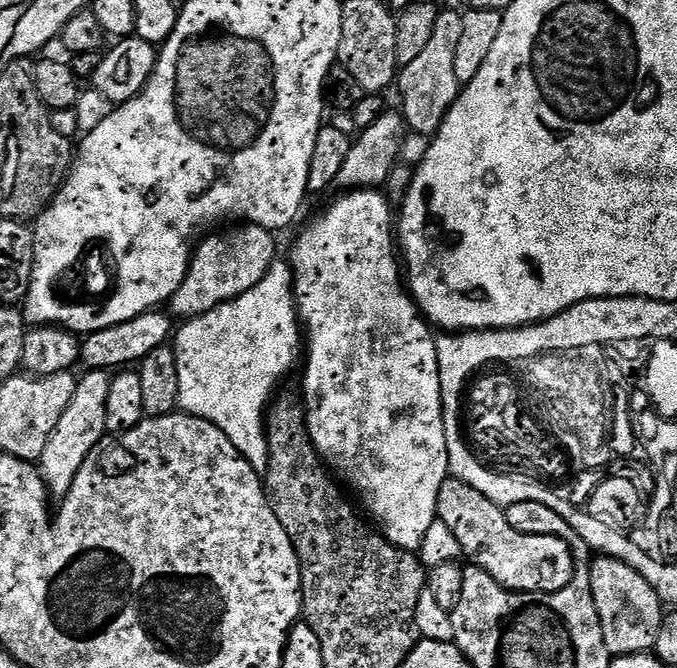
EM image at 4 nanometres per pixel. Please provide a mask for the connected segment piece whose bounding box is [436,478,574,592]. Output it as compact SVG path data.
M449 478L445 480L442 490L438 490L438 506L436 515L446 526L450 526L454 538L458 538L458 546L465 557L469 556L475 567L489 572L500 585L512 592L556 592L567 586L574 575L572 552L569 541L559 540L557 536L531 536L522 534L510 526L504 517L504 509L486 498L472 484L465 480Z

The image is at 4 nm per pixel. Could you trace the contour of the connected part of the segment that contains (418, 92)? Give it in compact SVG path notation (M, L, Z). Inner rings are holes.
M441 11L426 50L422 50L422 54L418 54L414 62L405 64L399 69L398 89L400 88L400 96L404 99L402 115L415 135L417 132L425 138L435 136L446 114L452 109L453 102L462 91L458 74L454 74L454 50L458 50L458 38L462 38L463 21L463 15L459 11L457 13Z

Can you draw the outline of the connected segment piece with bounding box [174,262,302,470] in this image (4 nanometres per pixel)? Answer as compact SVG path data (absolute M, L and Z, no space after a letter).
M273 263L262 282L246 294L206 314L185 319L174 332L179 411L218 426L257 470L268 467L266 409L273 399L272 391L291 370L296 351L302 348L292 269L280 263Z

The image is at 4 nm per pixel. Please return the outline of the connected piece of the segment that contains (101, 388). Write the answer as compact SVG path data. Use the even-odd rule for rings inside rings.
M88 370L79 377L74 398L62 414L46 450L42 450L38 467L53 497L62 498L70 490L84 459L94 450L94 446L106 436L106 398L112 386L112 376L104 370Z

